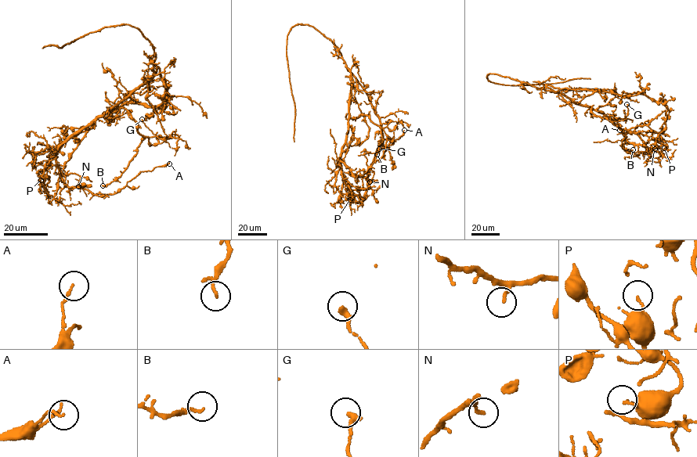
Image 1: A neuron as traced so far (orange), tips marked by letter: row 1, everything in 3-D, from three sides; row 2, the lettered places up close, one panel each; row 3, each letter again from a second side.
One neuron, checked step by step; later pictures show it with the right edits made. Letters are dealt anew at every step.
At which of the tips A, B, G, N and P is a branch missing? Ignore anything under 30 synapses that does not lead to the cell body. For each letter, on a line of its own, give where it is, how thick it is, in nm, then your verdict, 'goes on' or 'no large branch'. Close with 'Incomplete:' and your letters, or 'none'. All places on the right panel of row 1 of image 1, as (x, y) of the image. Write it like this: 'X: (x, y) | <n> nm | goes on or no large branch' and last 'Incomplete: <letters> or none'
A: (619, 130) | 110 nm | no large branch
B: (633, 149) | 80 nm | no large branch
G: (626, 104) | 280 nm | no large branch
N: (655, 149) | 140 nm | no large branch
P: (664, 148) | 100 nm | no large branch
Incomplete: none

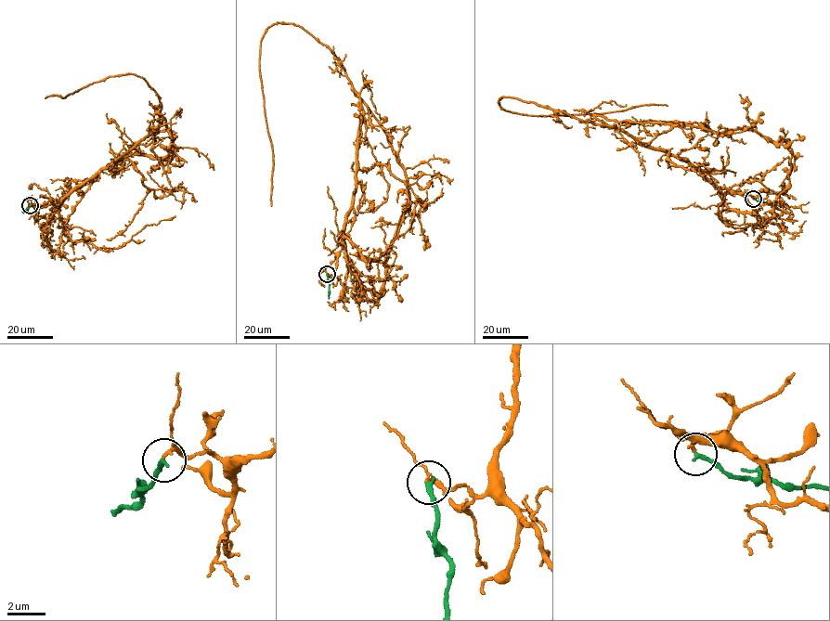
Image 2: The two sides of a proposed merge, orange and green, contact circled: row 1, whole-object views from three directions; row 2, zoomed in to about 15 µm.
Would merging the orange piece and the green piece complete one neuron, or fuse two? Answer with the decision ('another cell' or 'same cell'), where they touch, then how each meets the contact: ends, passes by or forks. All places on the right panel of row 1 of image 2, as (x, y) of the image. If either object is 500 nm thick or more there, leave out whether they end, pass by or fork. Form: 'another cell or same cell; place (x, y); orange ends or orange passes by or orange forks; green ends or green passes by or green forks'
same cell; place (753, 199); orange passes by; green ends

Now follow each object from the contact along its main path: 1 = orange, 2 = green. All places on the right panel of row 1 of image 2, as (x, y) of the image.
1: (754, 198), (594, 116), (784, 141), (789, 182), (773, 201), (786, 218)
2: (754, 198), (772, 203), (776, 200)

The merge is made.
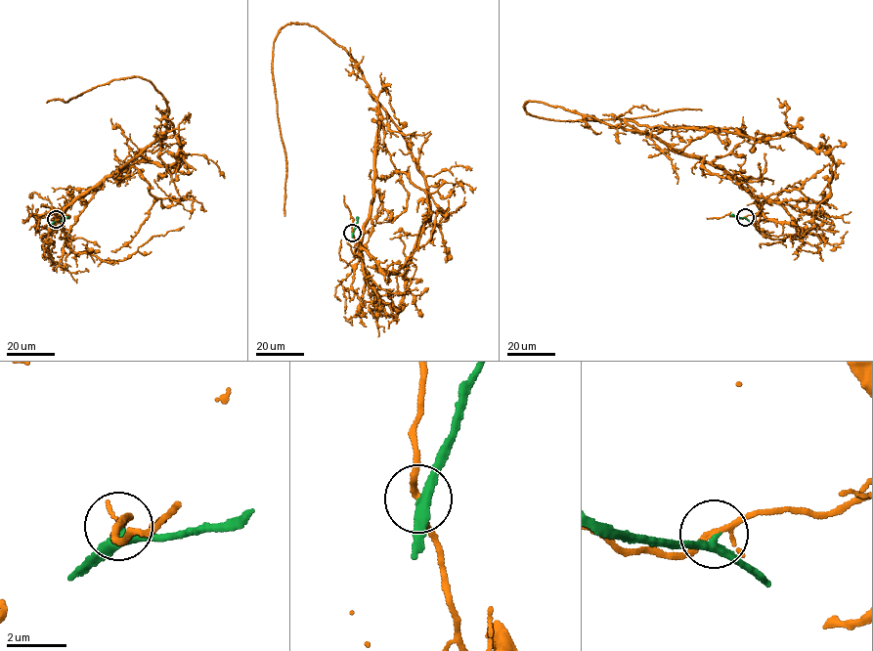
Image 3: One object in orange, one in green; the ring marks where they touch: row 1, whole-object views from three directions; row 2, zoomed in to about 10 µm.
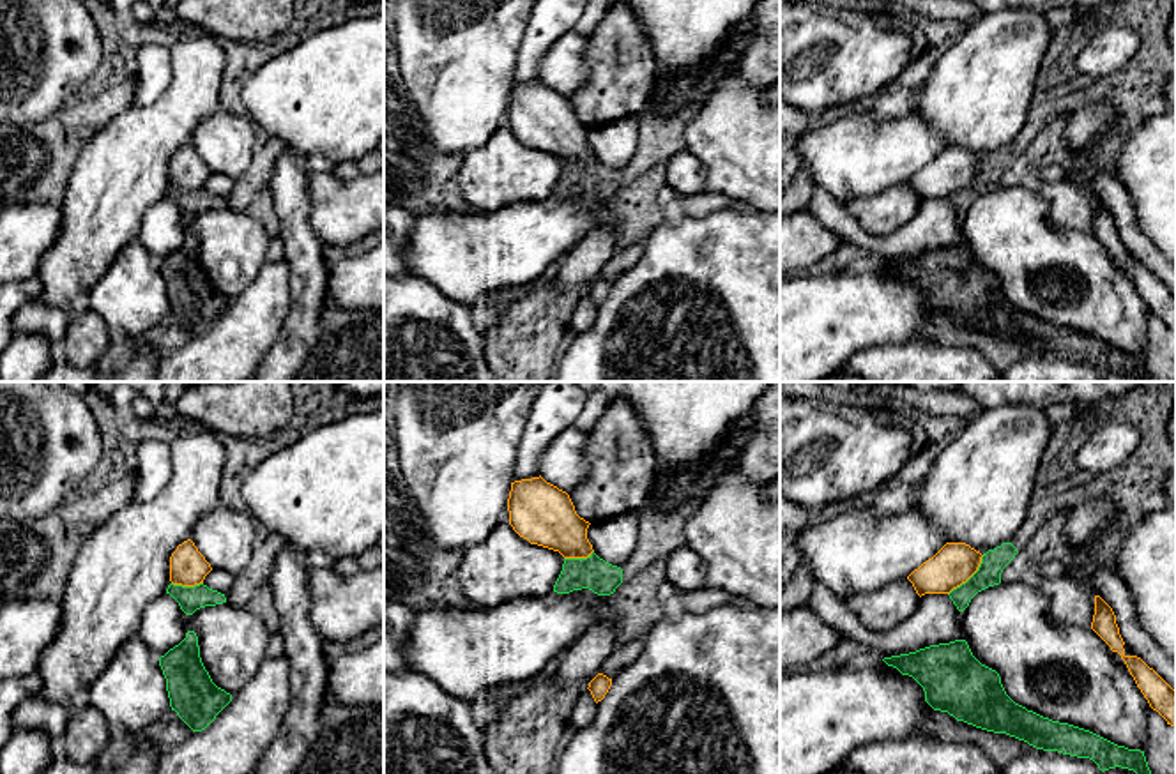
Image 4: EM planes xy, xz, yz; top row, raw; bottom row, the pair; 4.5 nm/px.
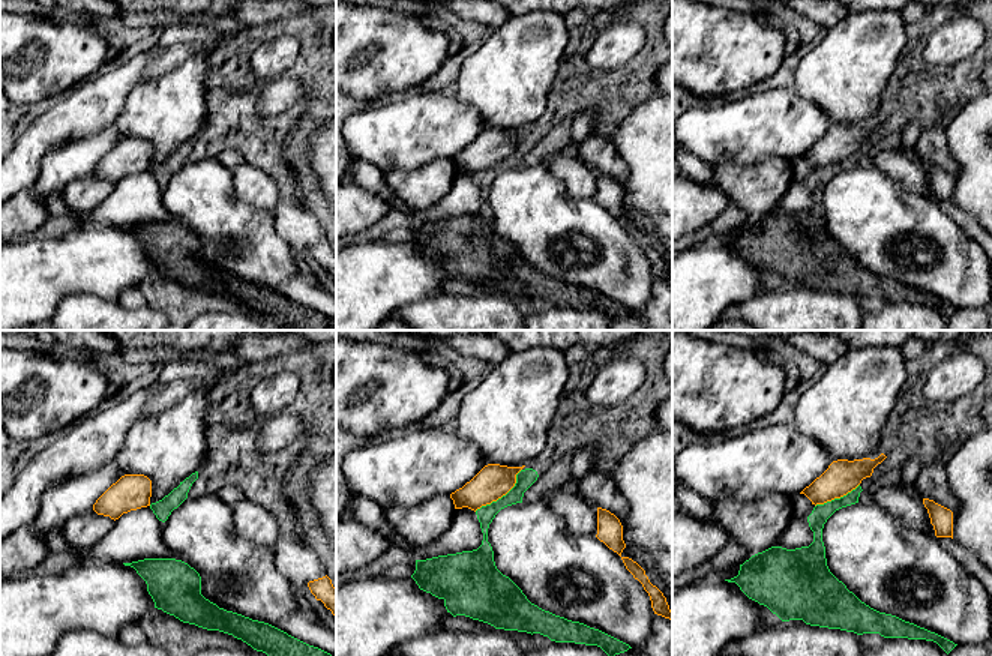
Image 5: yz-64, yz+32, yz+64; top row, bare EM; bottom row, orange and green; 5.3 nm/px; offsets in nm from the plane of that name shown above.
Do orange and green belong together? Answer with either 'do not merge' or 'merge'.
do not merge

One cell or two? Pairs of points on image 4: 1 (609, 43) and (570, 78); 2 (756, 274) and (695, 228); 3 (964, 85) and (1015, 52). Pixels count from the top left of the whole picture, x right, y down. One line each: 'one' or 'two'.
1: two
2: one
3: one

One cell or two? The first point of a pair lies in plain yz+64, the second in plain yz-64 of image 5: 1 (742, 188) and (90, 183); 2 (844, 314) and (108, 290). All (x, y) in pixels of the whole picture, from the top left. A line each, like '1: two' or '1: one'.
1: one
2: two

